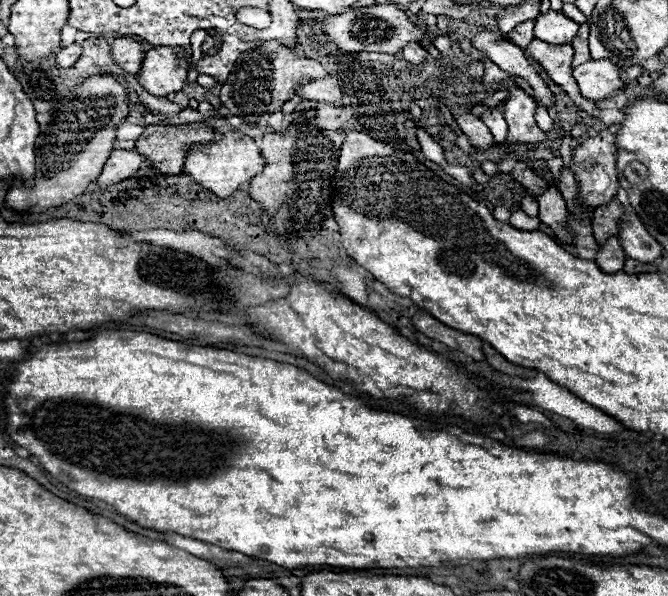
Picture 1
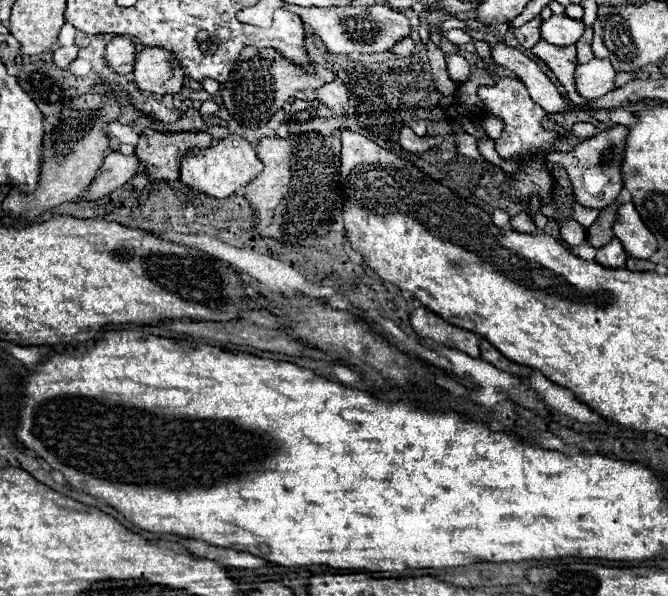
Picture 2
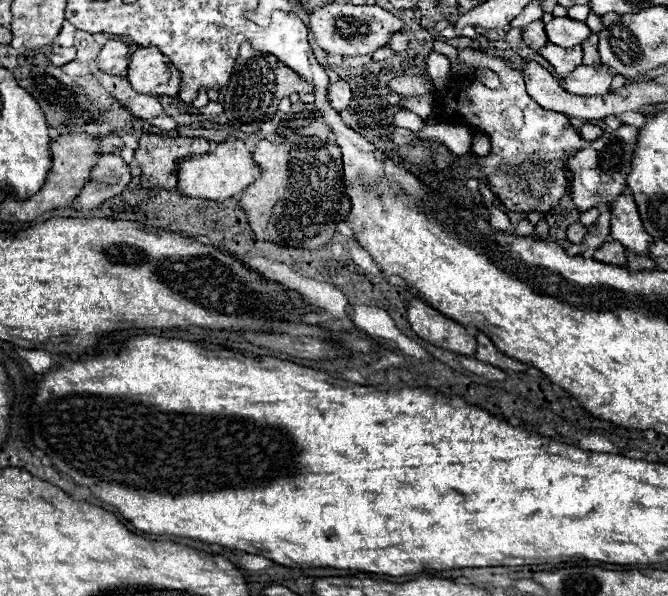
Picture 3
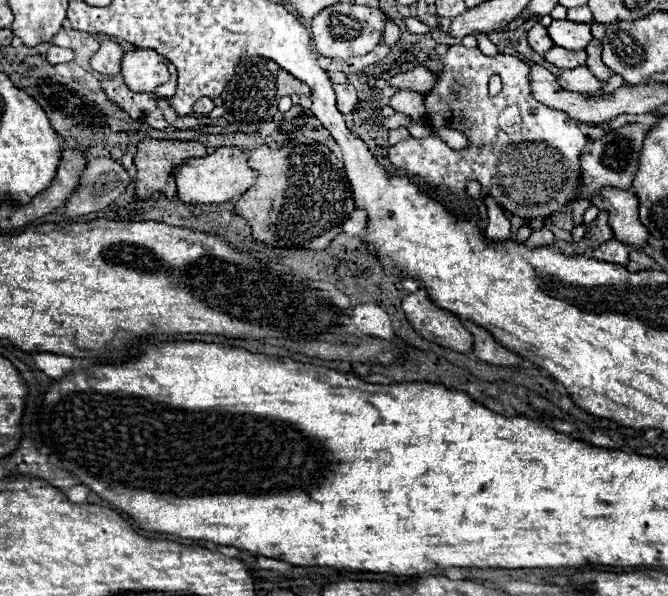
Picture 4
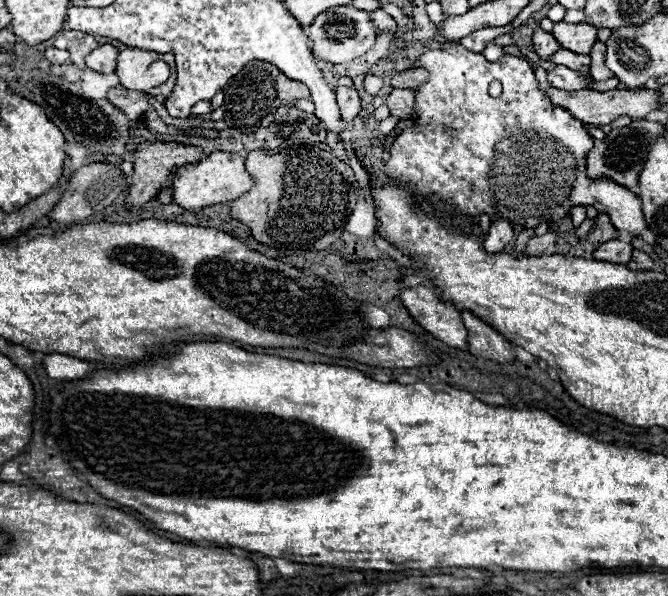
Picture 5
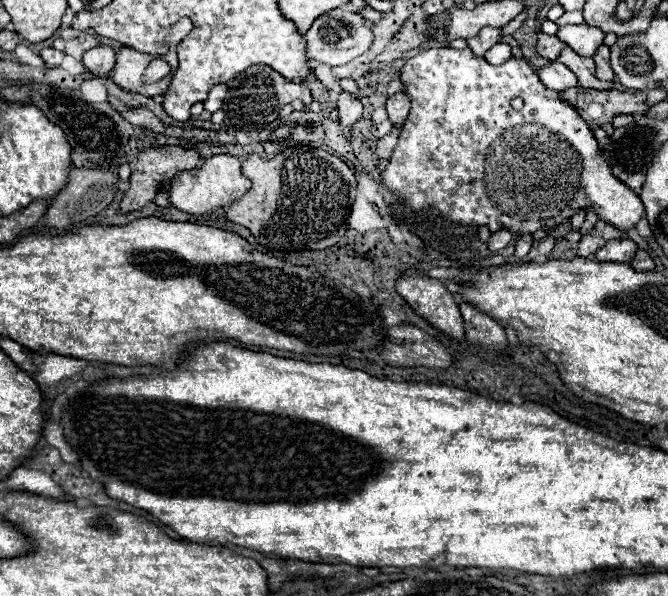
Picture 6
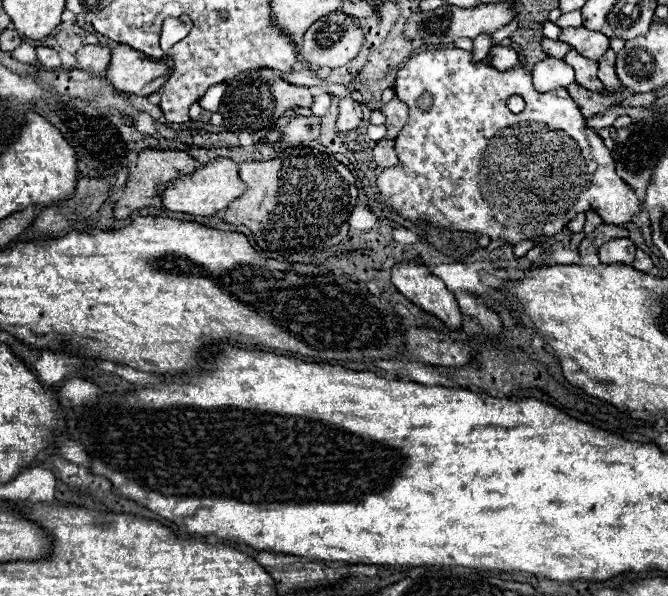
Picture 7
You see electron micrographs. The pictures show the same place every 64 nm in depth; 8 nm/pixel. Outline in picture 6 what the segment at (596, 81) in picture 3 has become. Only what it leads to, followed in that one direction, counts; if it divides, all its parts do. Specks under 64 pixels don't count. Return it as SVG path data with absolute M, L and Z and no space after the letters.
M550 62L548 66L544 68L538 68L538 76L542 80L542 84L550 90L568 90L568 88L574 88L578 86L578 80L576 80L576 74L570 72L564 64L560 62Z

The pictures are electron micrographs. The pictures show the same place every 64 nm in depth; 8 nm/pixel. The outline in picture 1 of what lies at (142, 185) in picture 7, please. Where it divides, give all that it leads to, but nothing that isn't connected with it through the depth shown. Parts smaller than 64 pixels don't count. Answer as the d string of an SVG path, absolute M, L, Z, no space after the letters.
M200 124L184 126L146 126L142 136L136 140L136 150L152 160L152 166L158 172L182 172L186 152L190 144L212 142L214 128Z

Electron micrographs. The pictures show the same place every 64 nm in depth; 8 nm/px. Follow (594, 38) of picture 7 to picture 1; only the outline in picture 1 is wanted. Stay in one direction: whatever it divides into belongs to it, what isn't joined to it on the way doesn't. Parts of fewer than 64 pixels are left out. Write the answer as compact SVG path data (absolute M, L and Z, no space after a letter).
M548 10L546 14L538 14L534 36L548 44L568 44L578 32L578 24L566 18L562 12Z

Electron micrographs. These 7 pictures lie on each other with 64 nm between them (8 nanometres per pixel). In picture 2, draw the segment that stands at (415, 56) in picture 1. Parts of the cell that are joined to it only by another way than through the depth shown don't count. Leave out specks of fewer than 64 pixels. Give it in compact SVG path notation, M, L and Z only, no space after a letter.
M404 38L402 42L398 42L398 44L392 48L392 52L394 52L396 56L402 56L402 58L410 58L410 56L414 54L414 42L412 42L410 38Z

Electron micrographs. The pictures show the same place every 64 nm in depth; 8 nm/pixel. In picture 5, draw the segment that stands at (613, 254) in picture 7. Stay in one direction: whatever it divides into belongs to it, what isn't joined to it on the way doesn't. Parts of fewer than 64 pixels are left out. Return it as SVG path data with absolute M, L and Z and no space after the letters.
M610 240L604 242L600 248L594 250L594 260L604 260L604 262L614 262L614 264L628 264L632 256L632 244L622 242L622 240Z

